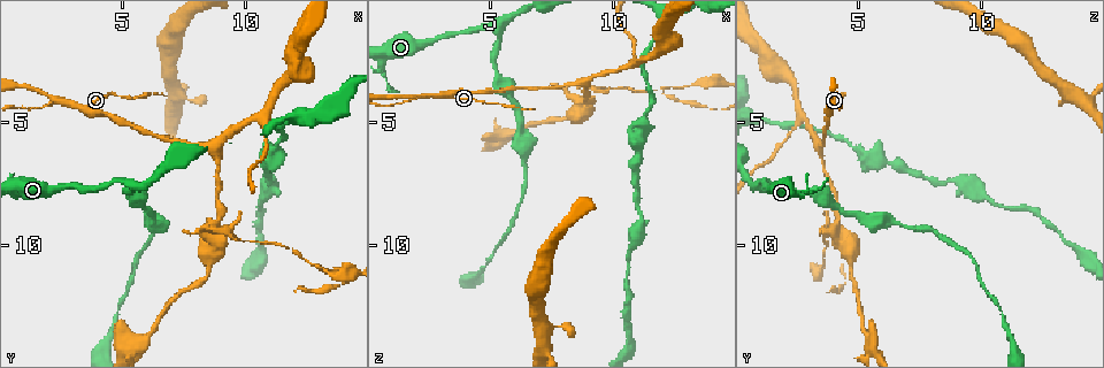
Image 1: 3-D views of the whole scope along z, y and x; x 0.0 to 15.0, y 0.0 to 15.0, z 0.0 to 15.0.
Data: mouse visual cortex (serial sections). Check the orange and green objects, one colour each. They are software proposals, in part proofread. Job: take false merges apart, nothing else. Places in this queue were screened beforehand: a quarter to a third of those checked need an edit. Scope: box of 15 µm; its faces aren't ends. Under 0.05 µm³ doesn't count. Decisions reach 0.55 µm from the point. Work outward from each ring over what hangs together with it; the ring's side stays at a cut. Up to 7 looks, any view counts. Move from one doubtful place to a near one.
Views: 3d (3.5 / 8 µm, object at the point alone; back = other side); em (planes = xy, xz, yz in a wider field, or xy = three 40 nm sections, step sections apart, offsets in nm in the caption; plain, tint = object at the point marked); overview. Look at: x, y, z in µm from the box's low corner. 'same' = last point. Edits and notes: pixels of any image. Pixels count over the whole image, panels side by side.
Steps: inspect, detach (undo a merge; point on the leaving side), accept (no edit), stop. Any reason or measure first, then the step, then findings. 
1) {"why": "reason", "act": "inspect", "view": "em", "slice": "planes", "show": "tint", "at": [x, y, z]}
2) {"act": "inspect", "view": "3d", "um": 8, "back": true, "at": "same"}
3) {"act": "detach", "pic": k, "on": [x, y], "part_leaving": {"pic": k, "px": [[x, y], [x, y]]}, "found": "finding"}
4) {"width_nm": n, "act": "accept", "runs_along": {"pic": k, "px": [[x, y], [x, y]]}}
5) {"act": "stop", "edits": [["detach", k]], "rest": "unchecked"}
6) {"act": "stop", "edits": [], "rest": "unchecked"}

{"why": "three-way junction", "act": "inspect", "view": "3d", "um": 8, "at": [4.5, 7.4, 1.2]}

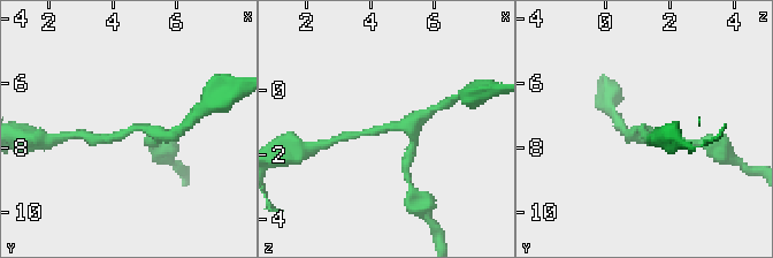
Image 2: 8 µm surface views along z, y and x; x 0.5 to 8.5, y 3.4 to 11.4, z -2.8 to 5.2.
{"why": "zoom in", "act": "inspect", "view": "3d", "um": 3.5, "at": [4.5, 7.4, 1.1]}

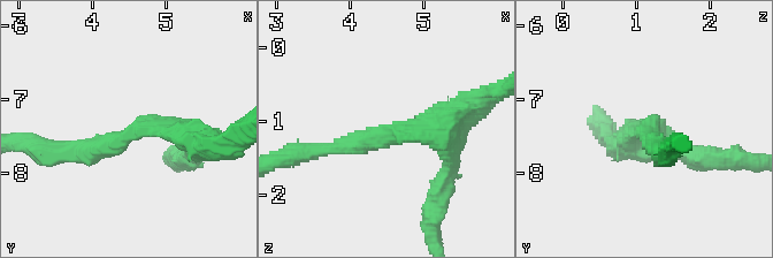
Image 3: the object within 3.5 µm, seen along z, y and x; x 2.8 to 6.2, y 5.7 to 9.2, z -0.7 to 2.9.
{"arms": 3, "arm_widths_nm": [200, 200, 250], "act": "inspect", "view": "em", "slice": "xy", "step": 2, "show": "tint", "at": [4.55, 7.45, 1.20]}

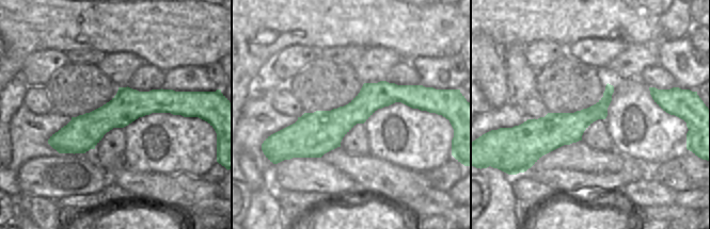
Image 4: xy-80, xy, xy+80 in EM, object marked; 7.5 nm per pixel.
{"act": "accept", "found": "all the same cell"}

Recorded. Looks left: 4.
{"why": "side arm on a straight run", "act": "inspect", "view": "3d", "um": 8, "at": [2.2, 4.1, 4.0]}

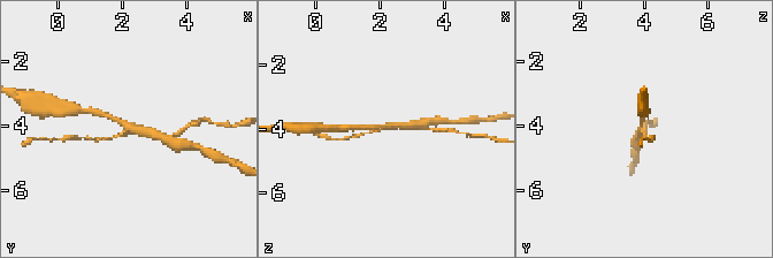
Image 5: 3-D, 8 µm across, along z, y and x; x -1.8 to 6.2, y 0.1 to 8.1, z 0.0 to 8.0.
{"arms": 3, "arm_widths_nm": [150, 150, 250], "why": "now the EM", "act": "inspect", "view": "em", "slice": "xy", "step": 2, "show": "tint", "at": [2.3, 4.1, 3.9]}

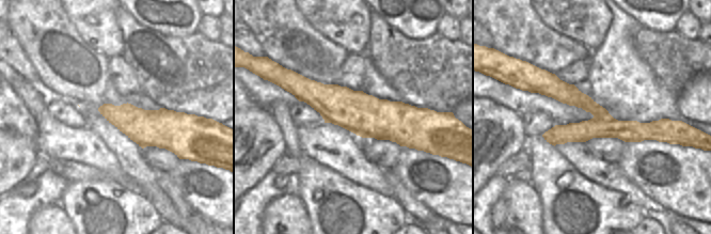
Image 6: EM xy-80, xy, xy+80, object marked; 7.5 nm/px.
{"width_nm": 320, "act": "accept", "runs_along": {"pic": 6, "px": [[289, 88], [370, 118], [424, 125]]}, "found": "all the same cell"}

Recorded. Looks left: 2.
{"why": "arms part here", "act": "inspect", "view": "3d", "um": 8, "at": [6.4, 9.2, 5.6]}

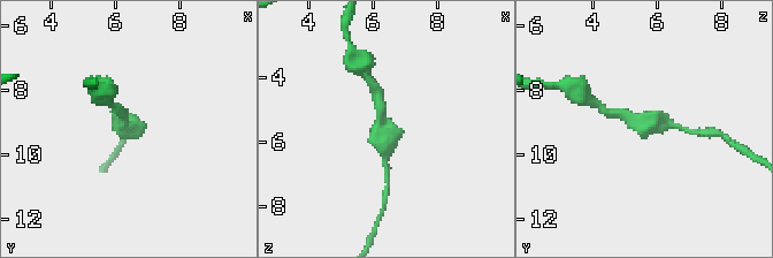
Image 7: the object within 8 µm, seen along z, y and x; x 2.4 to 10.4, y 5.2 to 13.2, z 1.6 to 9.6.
{"act": "inspect", "view": "em", "slice": "xy", "step": 3, "show": "tint", "at": [6.2, 9.1, 5.6]}

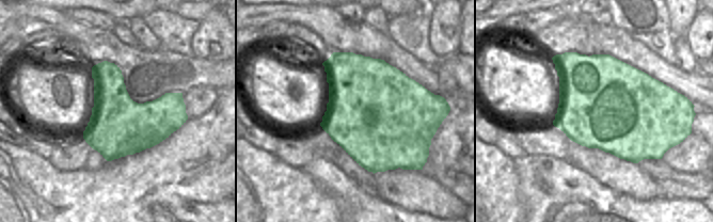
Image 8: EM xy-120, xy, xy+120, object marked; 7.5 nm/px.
{"width_nm": 750, "act": "accept", "runs_along": {"pic": 7, "px": [[615, 113], [640, 128], [673, 126]]}, "found": "one cell here"}

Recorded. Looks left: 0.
{"act": "stop", "edits": [], "rest": "unchecked"}

